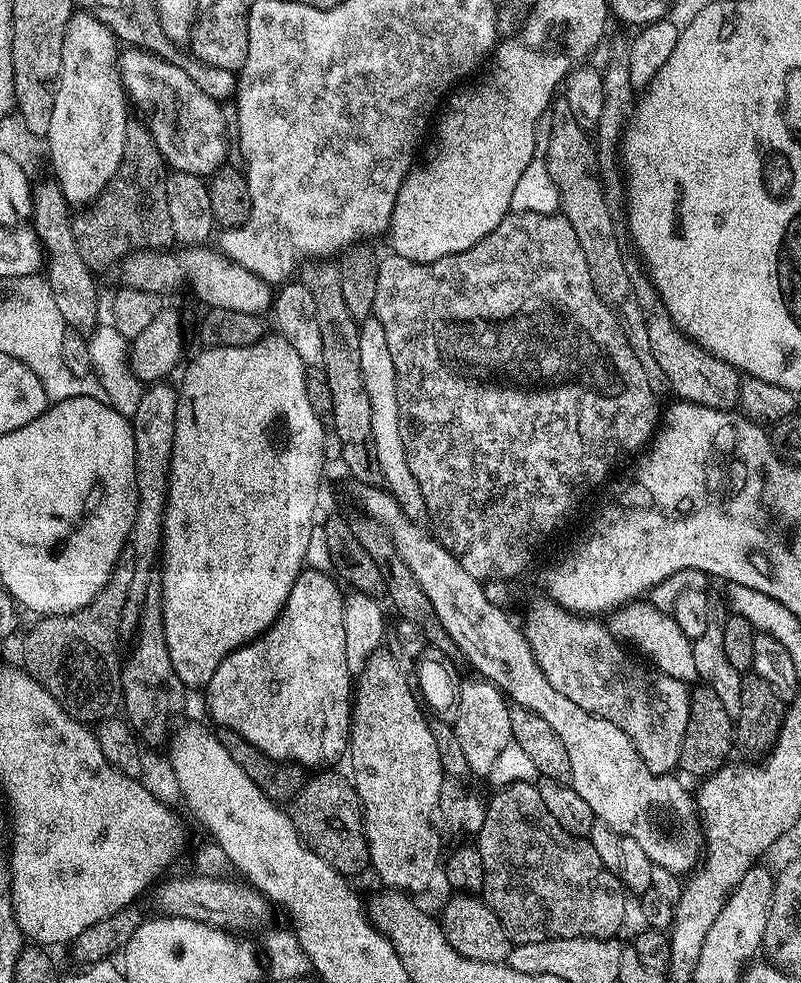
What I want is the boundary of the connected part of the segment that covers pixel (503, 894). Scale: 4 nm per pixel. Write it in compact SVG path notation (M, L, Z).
M514 782L491 794L492 800L490 796L486 804L486 822L482 822L474 836L476 848L482 854L482 899L494 910L513 945L566 938L611 940L619 937L620 927L628 916L630 896L619 875L598 858L598 850L594 850L592 843L585 837L571 836L554 822L535 783Z

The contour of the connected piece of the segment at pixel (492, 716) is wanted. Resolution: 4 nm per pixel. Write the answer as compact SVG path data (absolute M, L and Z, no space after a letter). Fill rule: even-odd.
M483 678L476 680L464 680L460 685L460 700L456 704L456 718L454 727L458 734L458 746L462 746L462 751L468 763L469 773L477 772L480 778L487 777L490 766L494 766L495 760L498 759L499 752L512 743L512 731L510 730L510 704L503 692L494 685L488 683Z

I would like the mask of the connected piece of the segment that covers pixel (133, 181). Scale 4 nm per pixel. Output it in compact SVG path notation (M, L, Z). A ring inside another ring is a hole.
M129 123L126 130L124 157L114 178L104 188L103 195L85 216L72 221L72 229L82 254L82 262L93 273L121 263L133 253L164 250L174 241L174 226L170 226L170 206L166 206L166 178L170 169L143 123Z

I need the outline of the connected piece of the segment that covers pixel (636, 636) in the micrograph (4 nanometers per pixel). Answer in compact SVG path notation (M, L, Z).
M651 602L627 604L607 617L606 627L611 630L617 640L628 646L633 644L637 648L635 651L641 657L648 656L644 658L649 665L670 674L670 678L678 678L685 682L696 680L692 641L686 638L686 634L682 634L682 630L678 630L678 622L674 622L671 615L660 611L655 604Z

